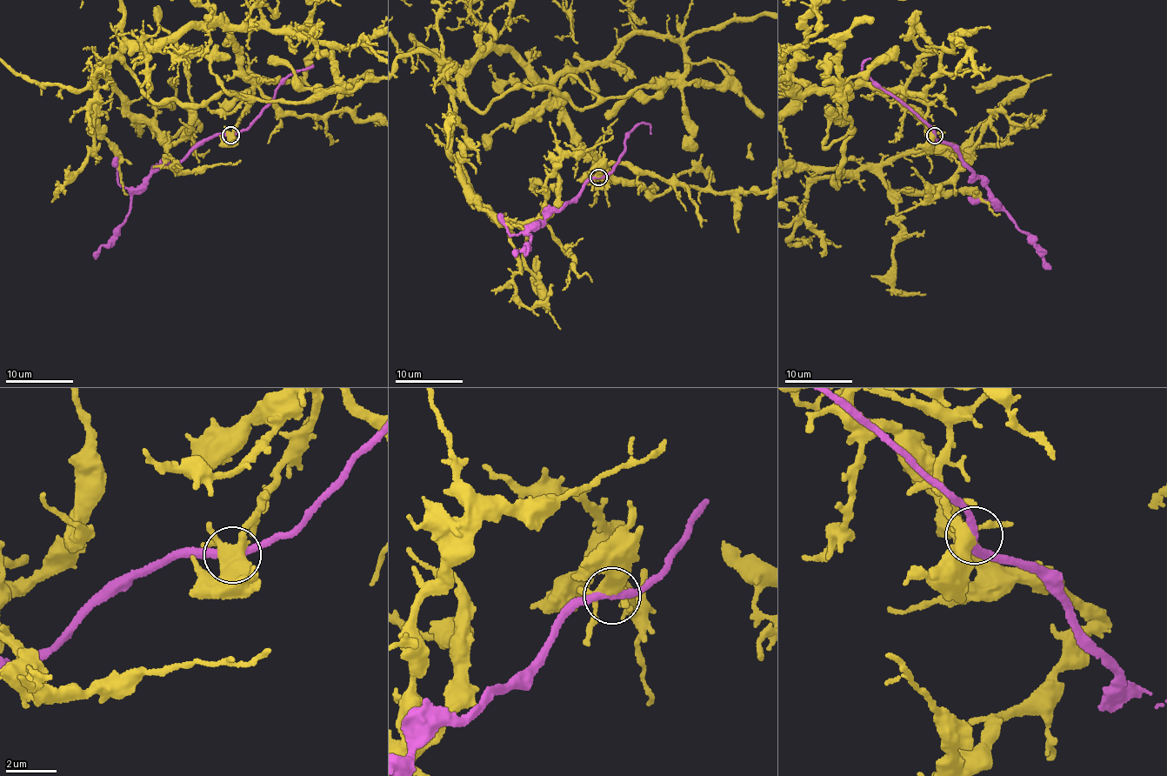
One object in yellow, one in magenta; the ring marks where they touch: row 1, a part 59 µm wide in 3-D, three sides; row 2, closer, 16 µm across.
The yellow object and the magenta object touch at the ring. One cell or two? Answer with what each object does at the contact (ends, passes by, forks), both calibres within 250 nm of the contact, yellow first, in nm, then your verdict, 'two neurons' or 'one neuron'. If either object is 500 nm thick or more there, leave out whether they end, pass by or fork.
yellow forks | magenta passes by | 440/280 nm | two neurons

